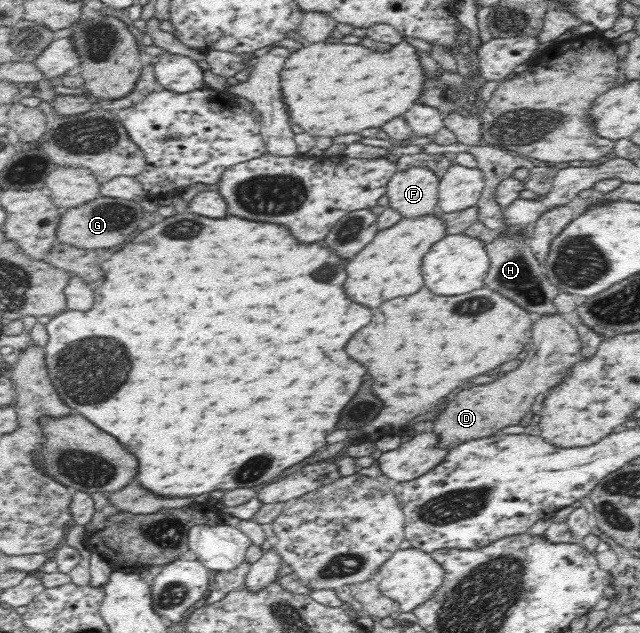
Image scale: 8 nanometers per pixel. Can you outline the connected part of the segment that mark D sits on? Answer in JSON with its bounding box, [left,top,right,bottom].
[433,314,582,449]

